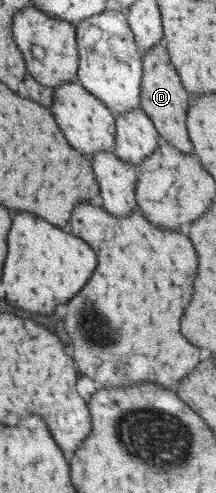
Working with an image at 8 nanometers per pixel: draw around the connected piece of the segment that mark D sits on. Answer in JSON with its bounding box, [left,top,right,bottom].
[140,40,192,153]

